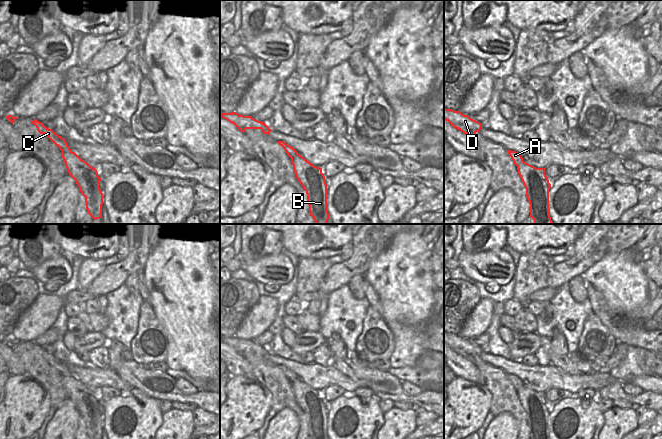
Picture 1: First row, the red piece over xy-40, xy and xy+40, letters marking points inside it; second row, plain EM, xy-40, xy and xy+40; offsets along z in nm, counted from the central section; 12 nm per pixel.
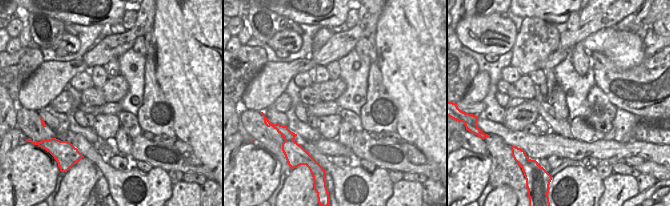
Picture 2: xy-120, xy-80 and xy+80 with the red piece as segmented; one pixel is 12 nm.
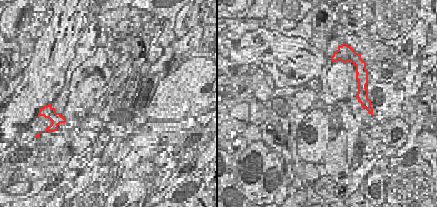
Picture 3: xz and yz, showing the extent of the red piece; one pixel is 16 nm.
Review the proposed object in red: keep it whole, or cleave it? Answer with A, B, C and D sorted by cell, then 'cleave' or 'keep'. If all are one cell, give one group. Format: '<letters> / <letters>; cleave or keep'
A C D / B; cleave

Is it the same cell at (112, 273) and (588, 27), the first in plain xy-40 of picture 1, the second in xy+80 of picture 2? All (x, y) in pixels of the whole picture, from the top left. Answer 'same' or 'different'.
same

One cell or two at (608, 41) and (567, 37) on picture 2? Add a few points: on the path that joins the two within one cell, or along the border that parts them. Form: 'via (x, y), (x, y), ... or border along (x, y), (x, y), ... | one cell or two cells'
border along (605, 28), (591, 33), (580, 42) | two cells

